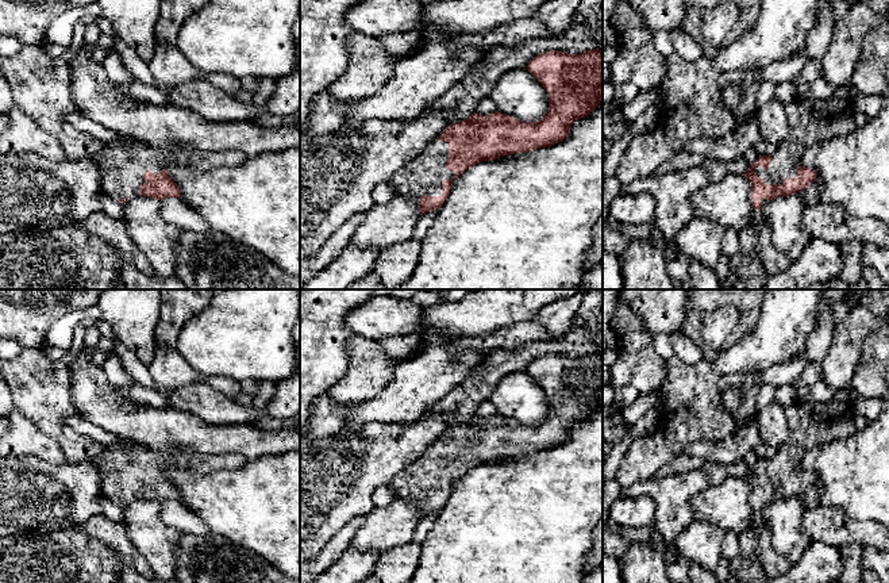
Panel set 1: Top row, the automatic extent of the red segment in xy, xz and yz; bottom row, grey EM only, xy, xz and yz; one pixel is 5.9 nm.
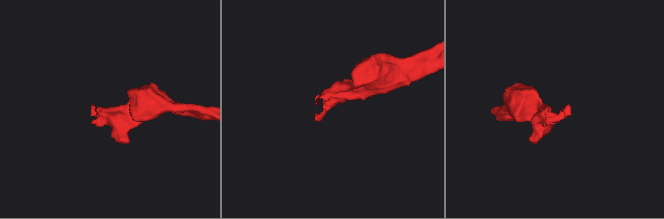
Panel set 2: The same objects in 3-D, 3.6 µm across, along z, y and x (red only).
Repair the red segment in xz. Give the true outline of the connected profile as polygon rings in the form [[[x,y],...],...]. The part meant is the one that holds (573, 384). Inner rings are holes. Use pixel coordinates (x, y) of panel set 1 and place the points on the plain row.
[[[599,352],[588,353],[582,357],[567,357],[563,354],[550,353],[534,360],[526,372],[547,394],[549,413],[540,423],[523,425],[494,414],[485,419],[473,415],[467,422],[451,426],[435,444],[424,450],[417,460],[408,464],[392,479],[390,487],[396,494],[396,499],[412,500],[416,503],[419,506],[420,517],[440,511],[450,496],[453,483],[461,479],[470,469],[481,464],[496,463],[501,459],[524,456],[559,446],[570,436],[572,427],[576,423],[588,419],[603,403],[603,356]]]

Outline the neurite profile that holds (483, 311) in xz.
[[[470,289],[457,302],[446,302],[426,307],[416,335],[426,341],[432,334],[446,334],[451,338],[480,338],[499,329],[535,319],[543,306],[574,294],[588,294],[600,289]]]

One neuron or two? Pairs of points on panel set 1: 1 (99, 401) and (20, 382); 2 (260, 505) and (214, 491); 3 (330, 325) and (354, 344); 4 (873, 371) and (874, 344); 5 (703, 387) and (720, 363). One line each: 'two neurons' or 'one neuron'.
1: two neurons
2: one neuron
3: two neurons
4: one neuron
5: two neurons

